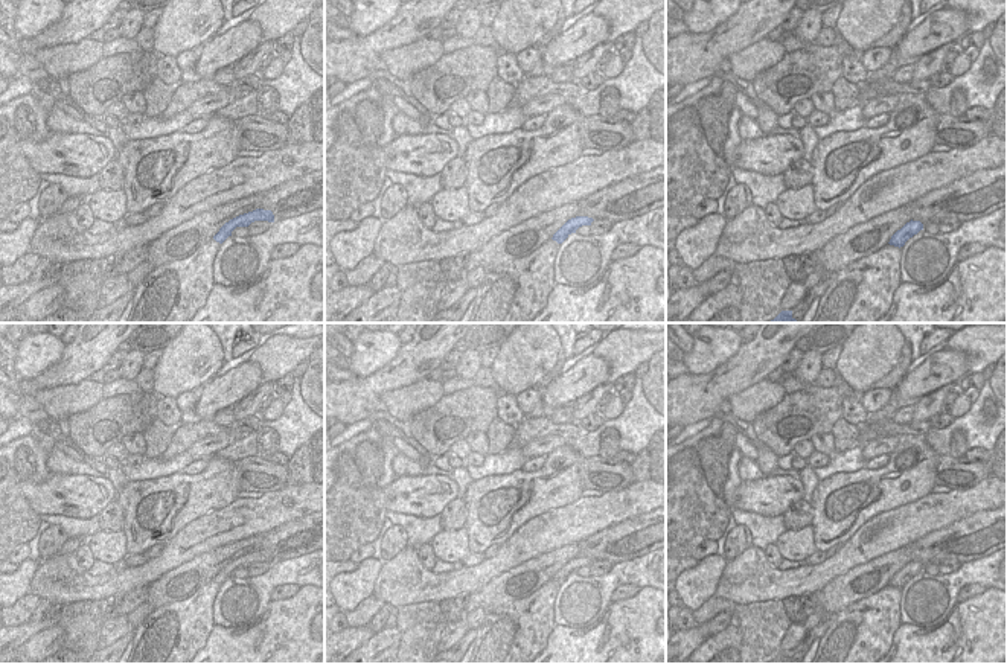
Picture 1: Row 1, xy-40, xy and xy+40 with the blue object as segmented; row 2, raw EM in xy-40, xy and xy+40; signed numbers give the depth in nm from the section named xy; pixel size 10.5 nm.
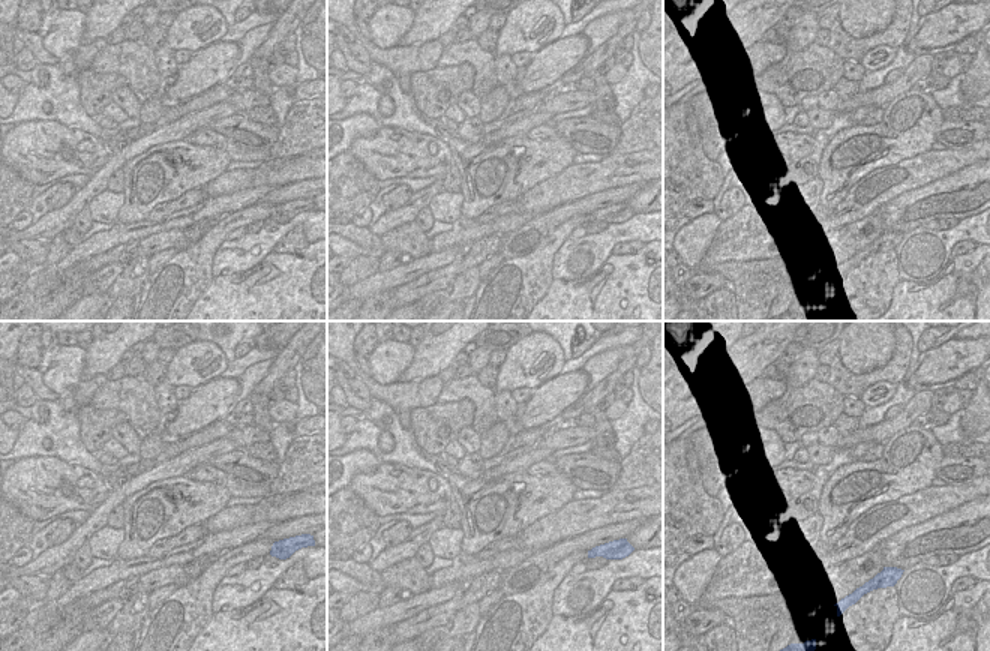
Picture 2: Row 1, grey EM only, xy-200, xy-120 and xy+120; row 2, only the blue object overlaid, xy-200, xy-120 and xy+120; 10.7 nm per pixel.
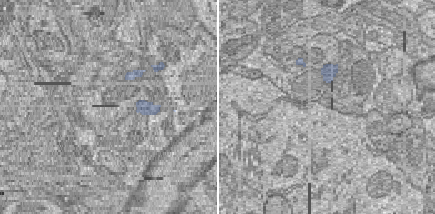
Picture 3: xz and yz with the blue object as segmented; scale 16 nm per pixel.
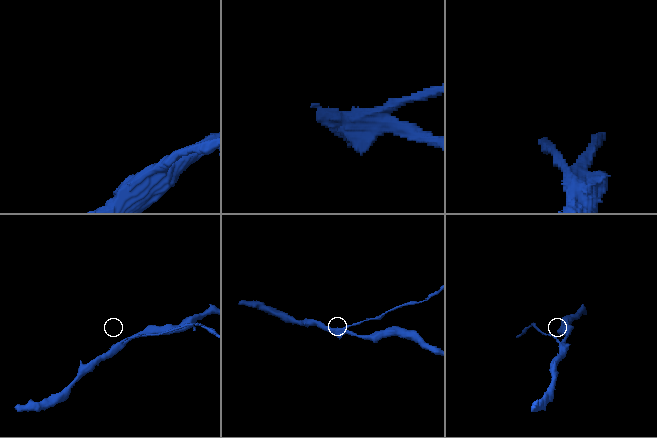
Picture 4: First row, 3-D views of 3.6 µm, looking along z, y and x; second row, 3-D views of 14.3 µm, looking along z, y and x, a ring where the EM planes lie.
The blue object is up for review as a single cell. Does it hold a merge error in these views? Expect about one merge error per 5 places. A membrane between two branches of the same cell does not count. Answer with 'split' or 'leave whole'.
split

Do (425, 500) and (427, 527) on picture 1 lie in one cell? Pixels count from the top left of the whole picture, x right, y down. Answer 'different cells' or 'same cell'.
different cells

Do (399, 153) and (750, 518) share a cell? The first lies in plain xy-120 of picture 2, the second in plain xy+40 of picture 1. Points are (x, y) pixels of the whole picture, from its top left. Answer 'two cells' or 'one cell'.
two cells

